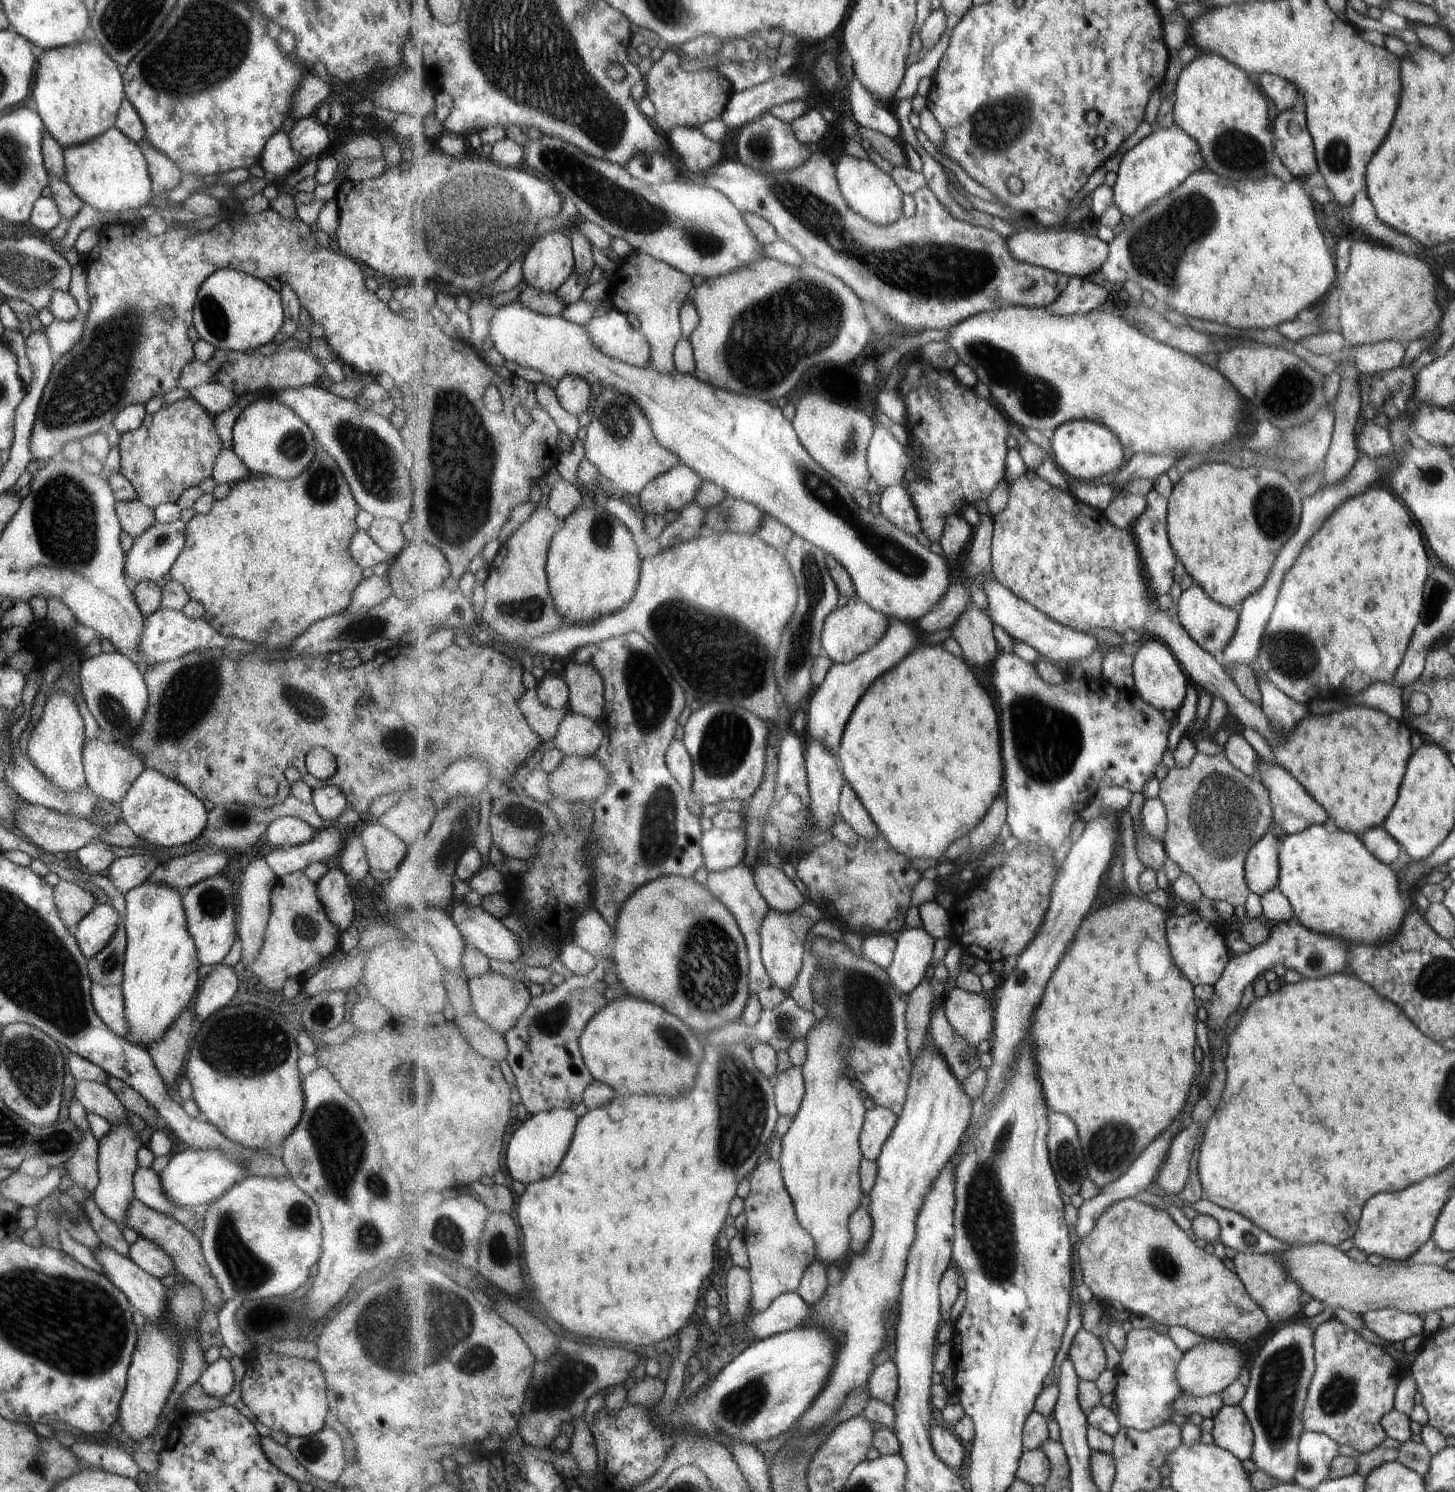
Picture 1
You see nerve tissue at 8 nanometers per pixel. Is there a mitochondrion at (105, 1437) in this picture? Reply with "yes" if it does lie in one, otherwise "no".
no

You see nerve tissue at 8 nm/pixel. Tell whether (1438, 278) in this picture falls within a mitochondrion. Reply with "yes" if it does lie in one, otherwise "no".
no

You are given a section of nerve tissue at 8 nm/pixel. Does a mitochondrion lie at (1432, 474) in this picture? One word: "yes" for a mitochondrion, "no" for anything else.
yes

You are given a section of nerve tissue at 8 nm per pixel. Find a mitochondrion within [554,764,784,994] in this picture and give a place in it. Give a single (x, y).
(659, 822)

